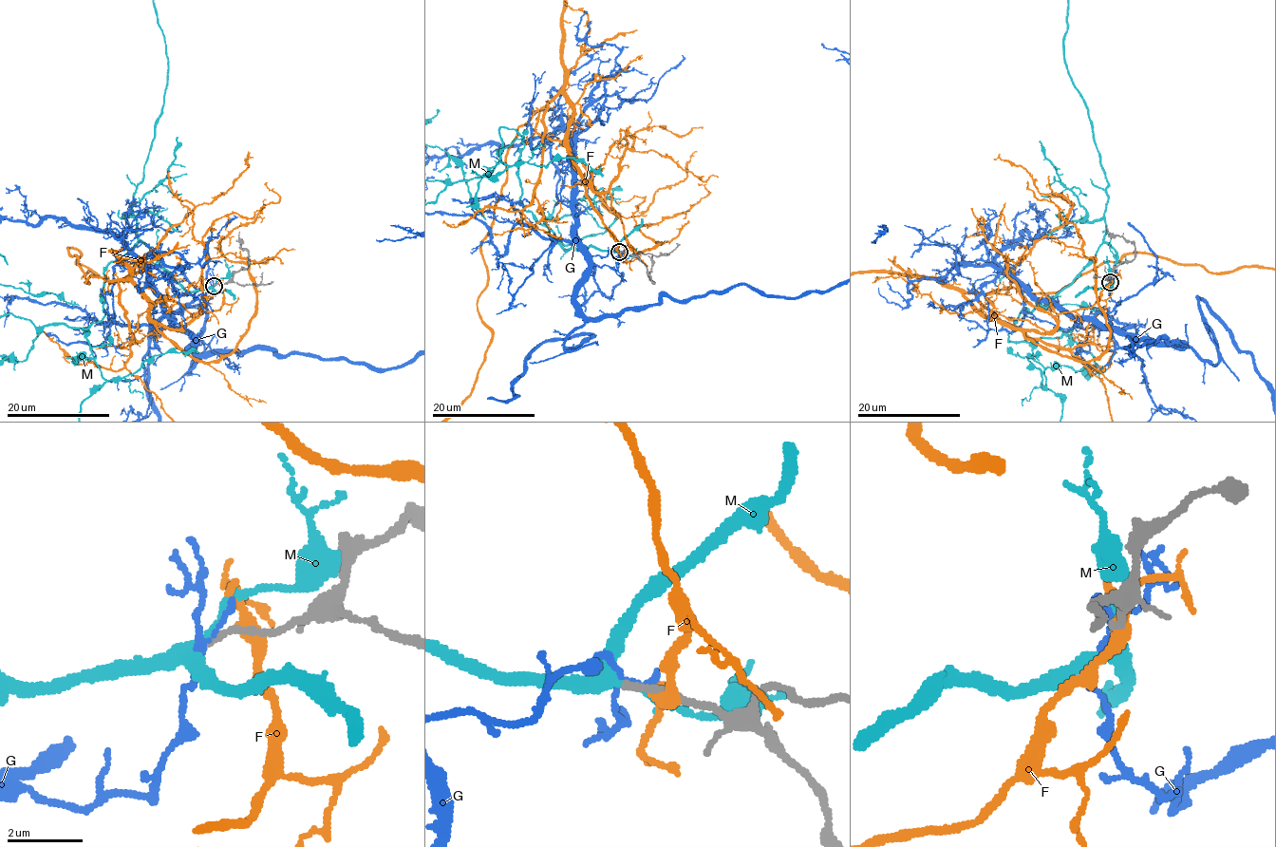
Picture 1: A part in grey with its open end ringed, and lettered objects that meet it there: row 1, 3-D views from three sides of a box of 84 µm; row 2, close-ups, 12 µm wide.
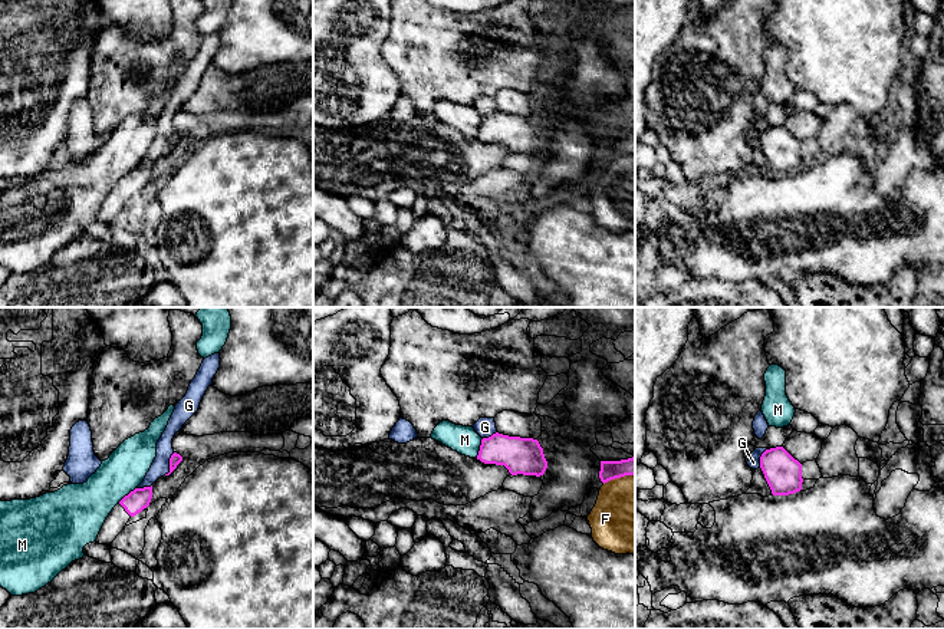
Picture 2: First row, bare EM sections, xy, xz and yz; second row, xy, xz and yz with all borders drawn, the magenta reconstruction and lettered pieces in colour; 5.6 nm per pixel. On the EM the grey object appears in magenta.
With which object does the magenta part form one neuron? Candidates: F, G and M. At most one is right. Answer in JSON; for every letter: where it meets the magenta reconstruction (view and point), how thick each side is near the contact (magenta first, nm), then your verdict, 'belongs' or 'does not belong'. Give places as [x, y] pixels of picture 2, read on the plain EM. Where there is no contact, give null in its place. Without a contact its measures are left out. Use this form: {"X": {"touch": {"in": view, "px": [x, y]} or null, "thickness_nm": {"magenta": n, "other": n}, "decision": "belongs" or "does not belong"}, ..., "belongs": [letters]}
{"F": {"touch": {"in": "xz", "px": [618, 155]}, "thickness_nm": {"magenta": 110, "other": 440}, "decision": "does not belong"}, "G": {"touch": {"in": "xy", "px": [170, 142]}, "thickness_nm": {"magenta": 70, "other": 100}, "decision": "does not belong"}, "M": {"touch": {"in": "xz", "px": [480, 127]}, "thickness_nm": {"magenta": 200, "other": 160}, "decision": "does not belong"}, "belongs": []}

